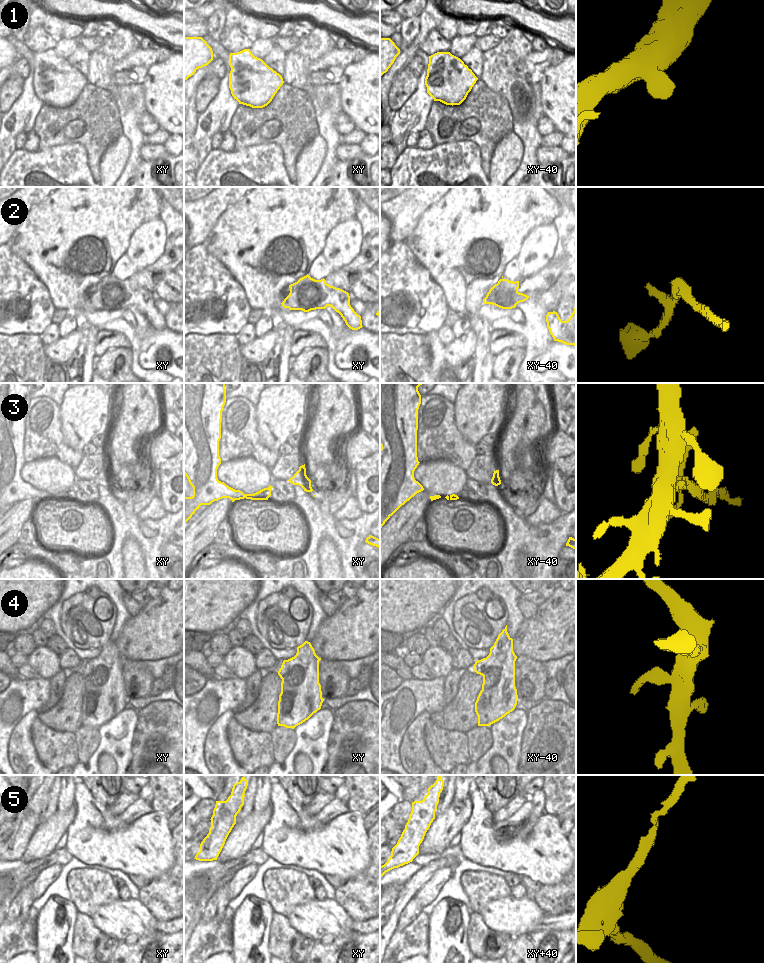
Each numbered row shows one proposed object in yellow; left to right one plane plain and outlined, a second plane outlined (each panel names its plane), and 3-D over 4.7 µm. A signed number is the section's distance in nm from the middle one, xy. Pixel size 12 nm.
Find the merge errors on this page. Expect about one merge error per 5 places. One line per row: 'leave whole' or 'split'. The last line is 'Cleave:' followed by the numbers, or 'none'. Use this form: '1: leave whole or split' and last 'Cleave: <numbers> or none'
1: leave whole
2: leave whole
3: split
4: leave whole
5: leave whole
Cleave: 3

